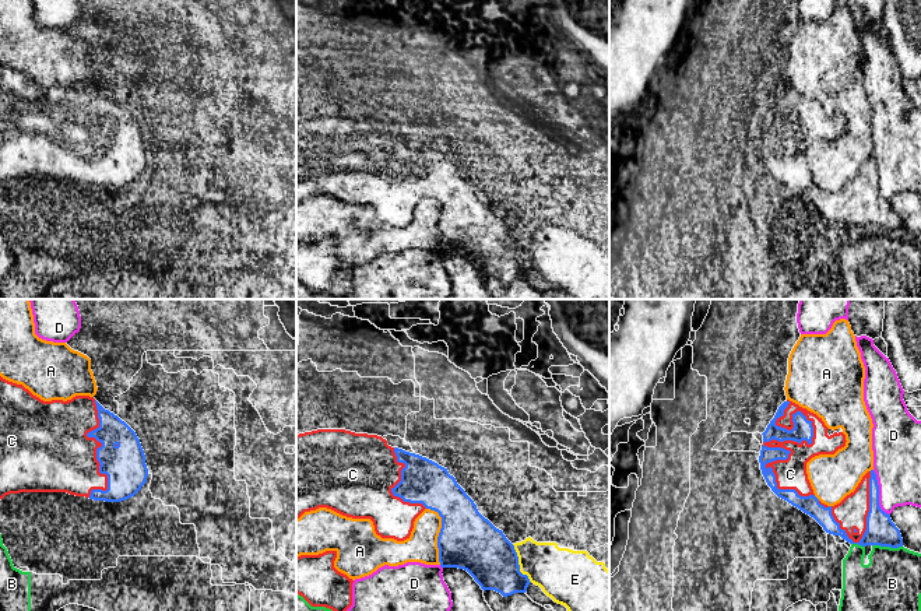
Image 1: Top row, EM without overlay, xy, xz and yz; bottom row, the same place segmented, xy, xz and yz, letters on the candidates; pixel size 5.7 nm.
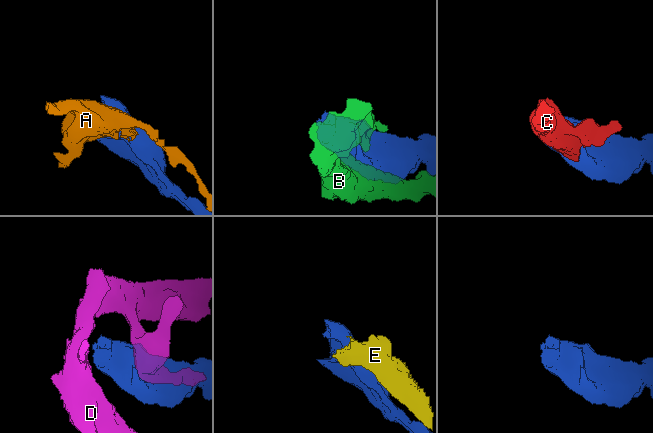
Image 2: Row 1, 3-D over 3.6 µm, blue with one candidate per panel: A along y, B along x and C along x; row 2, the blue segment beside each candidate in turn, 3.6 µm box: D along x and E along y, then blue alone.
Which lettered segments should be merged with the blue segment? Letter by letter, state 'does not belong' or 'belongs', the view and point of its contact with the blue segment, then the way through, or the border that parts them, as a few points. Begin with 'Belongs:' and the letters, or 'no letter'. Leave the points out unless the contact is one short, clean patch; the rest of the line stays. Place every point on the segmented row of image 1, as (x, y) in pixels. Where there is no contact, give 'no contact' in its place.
Belongs: C
A: does not belong; contact xz (439, 533)
B: does not belong; contact yz (888, 545)
C: belongs; contact yz (776, 439)
D: does not belong; contact yz (878, 494)
E: does not belong; contact xz (517, 564)

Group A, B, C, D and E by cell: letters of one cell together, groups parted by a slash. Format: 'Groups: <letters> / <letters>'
Groups: A E / B / C / D

